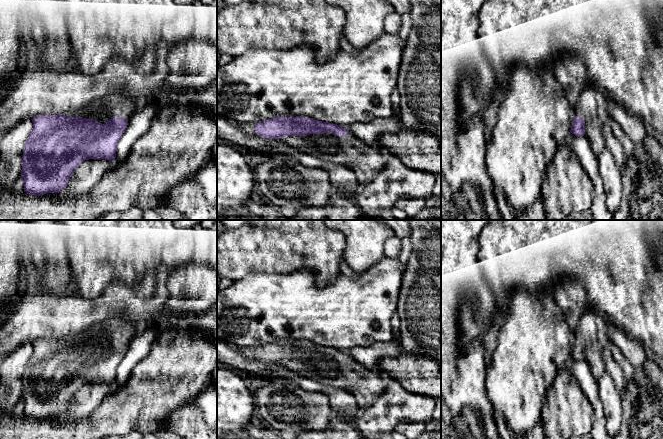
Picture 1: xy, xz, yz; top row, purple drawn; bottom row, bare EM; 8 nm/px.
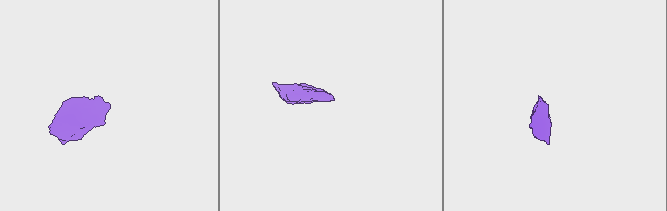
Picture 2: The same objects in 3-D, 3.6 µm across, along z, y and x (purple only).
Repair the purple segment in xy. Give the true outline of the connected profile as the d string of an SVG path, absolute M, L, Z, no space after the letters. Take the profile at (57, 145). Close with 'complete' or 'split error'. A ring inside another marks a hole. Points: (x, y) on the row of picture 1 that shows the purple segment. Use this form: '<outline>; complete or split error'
M111 94L93 100L87 106L71 110L64 114L40 115L31 119L33 129L25 143L22 155L21 176L24 178L24 192L40 196L46 193L59 193L68 185L75 169L89 159L107 159L115 161L117 143L125 132L131 116L140 109L141 105L124 95Z; split error

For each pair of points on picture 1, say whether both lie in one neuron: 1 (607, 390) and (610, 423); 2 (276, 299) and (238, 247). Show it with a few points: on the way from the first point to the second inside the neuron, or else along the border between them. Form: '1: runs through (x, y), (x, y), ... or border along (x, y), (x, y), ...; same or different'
1: runs through (611, 398), (612, 415); same
2: border along (279, 273), (249, 273), (234, 280); different

